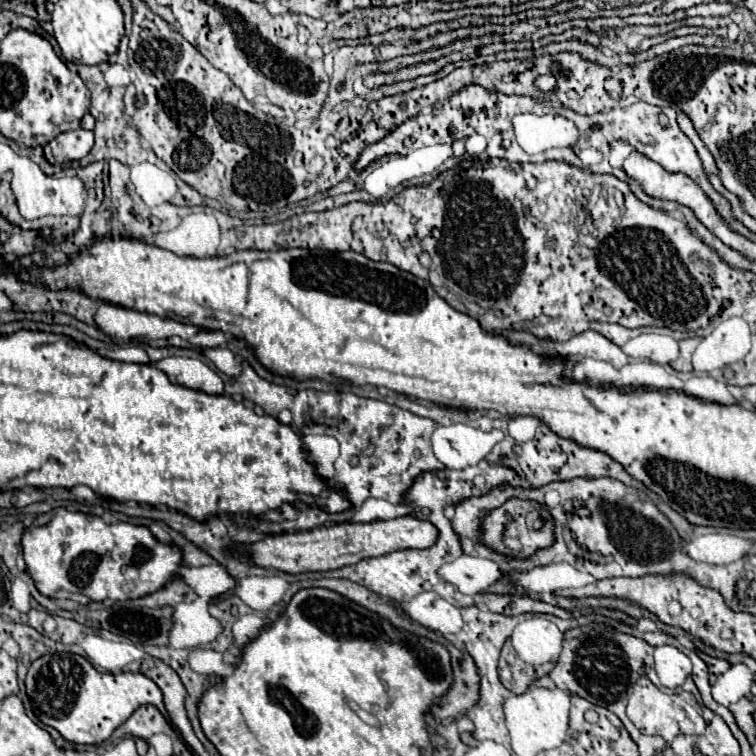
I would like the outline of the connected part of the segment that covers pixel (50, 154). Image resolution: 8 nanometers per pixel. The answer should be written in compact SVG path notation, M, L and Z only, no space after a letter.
M76 129L76 131L60 133L52 143L48 143L44 147L44 157L52 165L70 163L88 155L92 145L94 145L94 133L86 129Z

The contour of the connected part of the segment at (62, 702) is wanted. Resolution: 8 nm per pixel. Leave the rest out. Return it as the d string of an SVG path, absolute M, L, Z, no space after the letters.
M50 653L36 659L26 675L26 693L36 717L58 729L66 741L96 745L106 741L140 705L154 705L164 715L162 691L142 673L98 673L88 659L74 653Z

